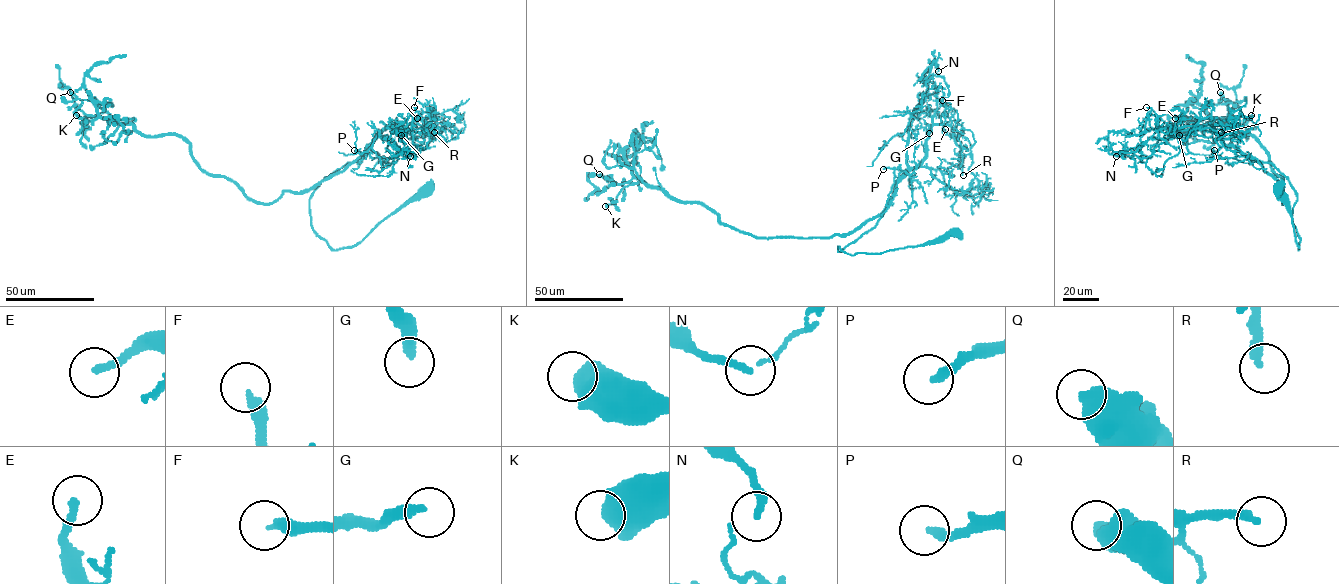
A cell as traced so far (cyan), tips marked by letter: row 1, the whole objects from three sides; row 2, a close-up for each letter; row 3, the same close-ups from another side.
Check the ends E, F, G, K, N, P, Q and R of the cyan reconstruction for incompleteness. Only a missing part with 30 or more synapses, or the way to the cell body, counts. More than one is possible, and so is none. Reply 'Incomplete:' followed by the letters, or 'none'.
Incomplete: P

